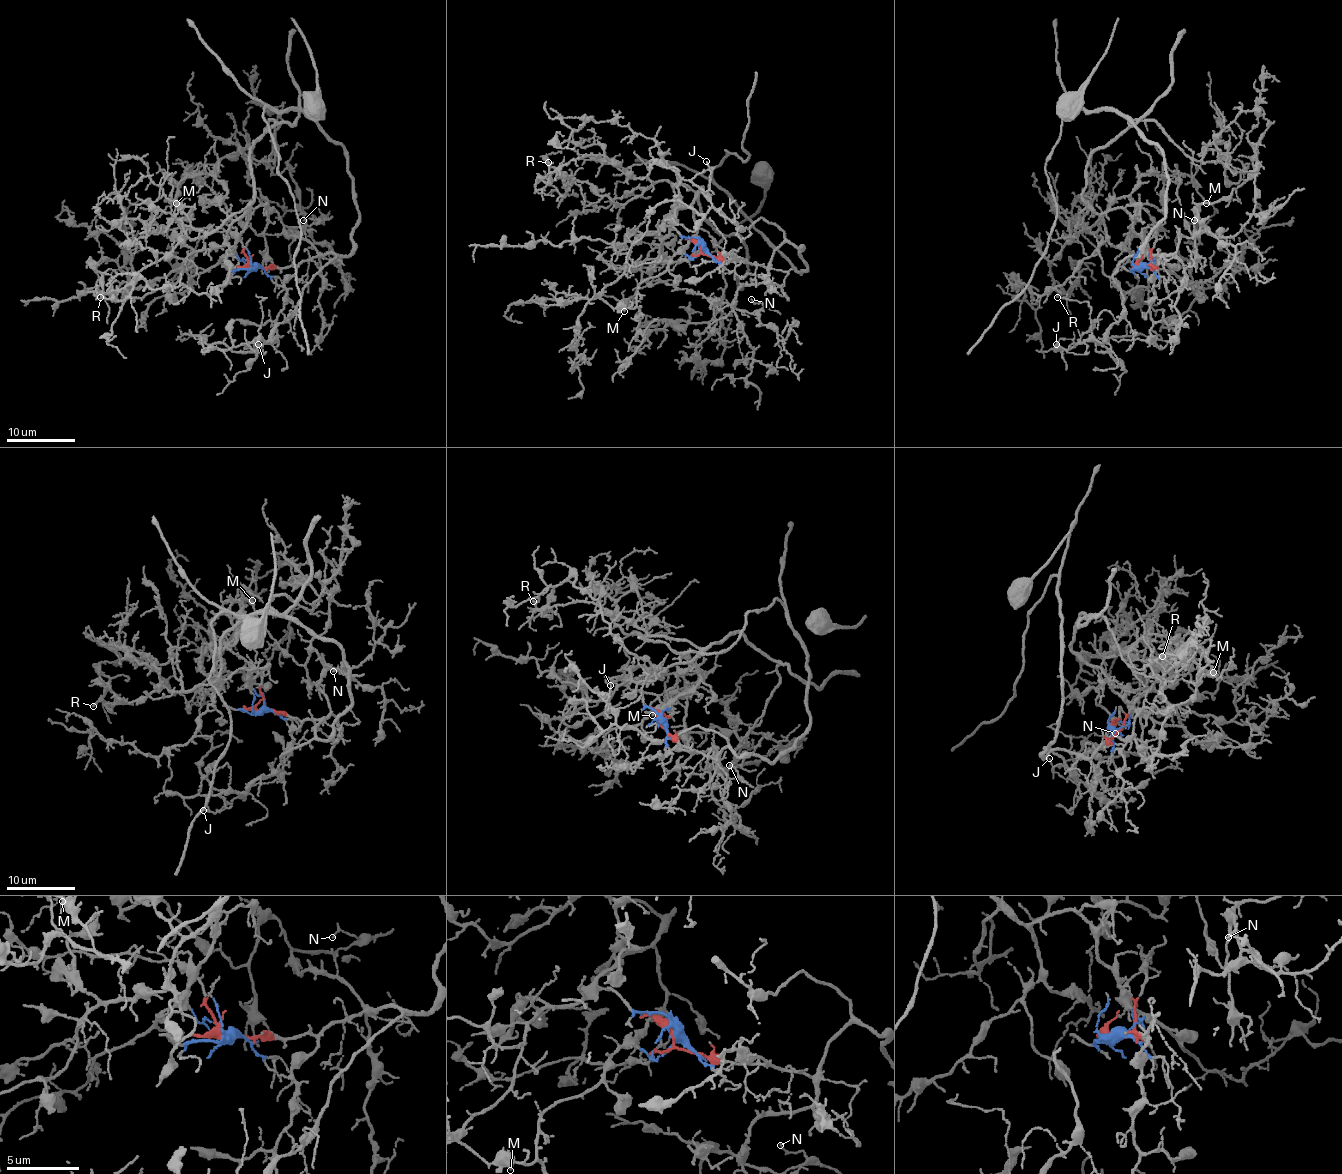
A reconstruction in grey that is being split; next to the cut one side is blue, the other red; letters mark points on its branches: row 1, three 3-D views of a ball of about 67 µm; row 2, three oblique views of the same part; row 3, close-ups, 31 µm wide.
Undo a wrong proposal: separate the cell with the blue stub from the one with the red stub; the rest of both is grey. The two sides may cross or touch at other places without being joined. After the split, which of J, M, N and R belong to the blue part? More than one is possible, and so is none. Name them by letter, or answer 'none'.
M, R

